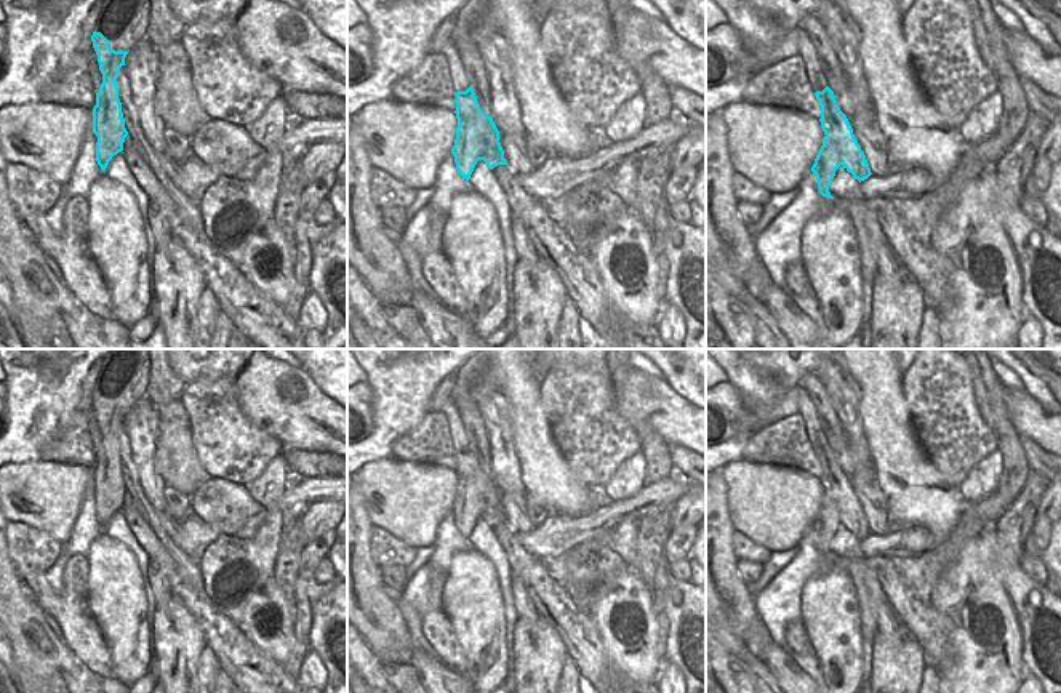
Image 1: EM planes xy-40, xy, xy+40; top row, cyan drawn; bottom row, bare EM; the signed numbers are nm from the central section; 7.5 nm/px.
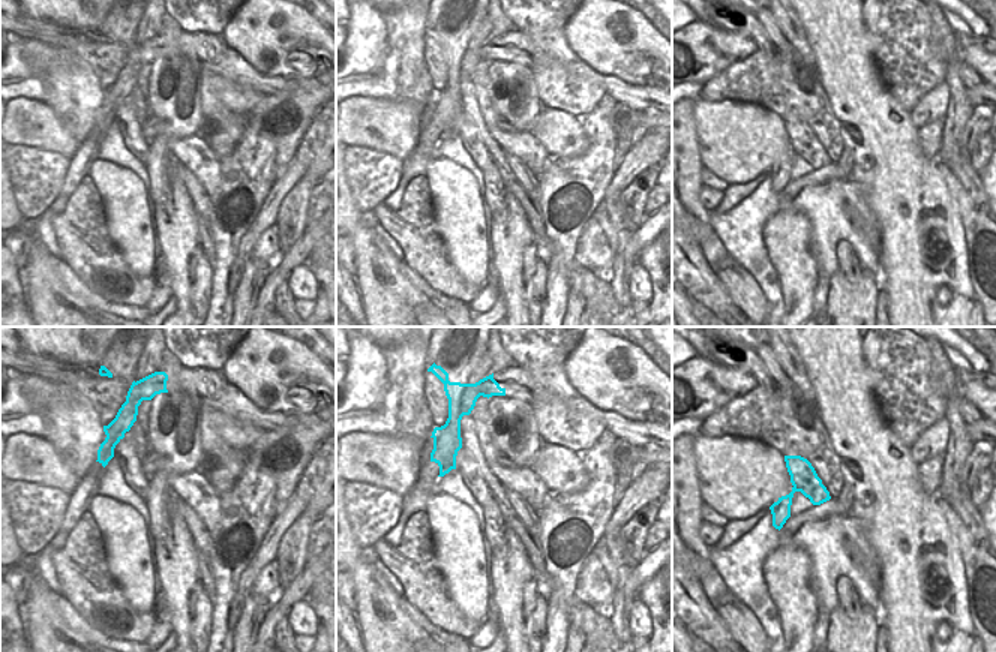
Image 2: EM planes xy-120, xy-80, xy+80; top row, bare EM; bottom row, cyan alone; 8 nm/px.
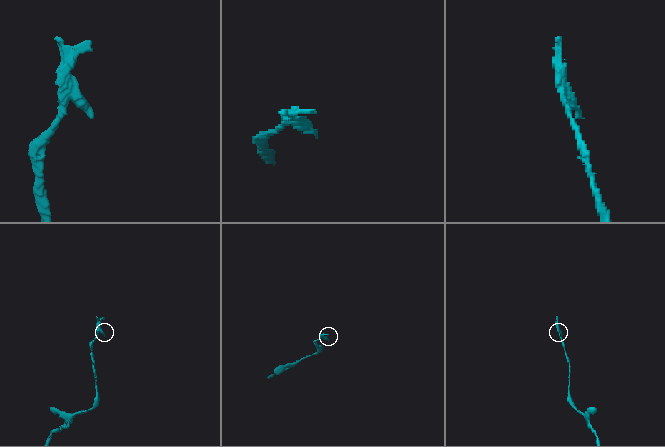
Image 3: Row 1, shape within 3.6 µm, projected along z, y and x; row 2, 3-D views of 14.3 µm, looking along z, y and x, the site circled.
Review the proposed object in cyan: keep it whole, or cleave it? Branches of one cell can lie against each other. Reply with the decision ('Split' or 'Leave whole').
Split

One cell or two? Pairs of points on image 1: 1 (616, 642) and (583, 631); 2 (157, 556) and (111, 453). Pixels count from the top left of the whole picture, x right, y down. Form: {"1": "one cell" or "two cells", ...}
{"1": "two cells", "2": "two cells"}

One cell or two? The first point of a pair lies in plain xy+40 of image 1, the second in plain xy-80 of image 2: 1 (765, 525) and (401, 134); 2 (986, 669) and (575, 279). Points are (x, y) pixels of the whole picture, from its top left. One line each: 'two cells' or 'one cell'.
1: one cell
2: two cells

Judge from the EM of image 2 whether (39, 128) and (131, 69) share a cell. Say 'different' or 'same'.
different

